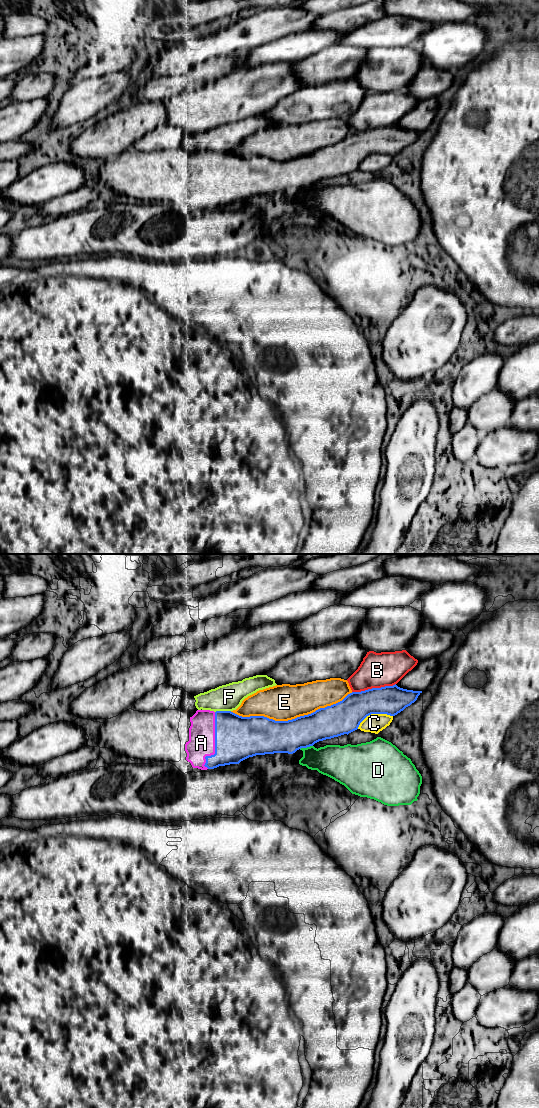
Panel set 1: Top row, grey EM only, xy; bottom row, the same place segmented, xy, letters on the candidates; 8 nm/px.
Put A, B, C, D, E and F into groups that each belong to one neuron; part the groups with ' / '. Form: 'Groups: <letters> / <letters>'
Groups: A / B / C / D / E / F

